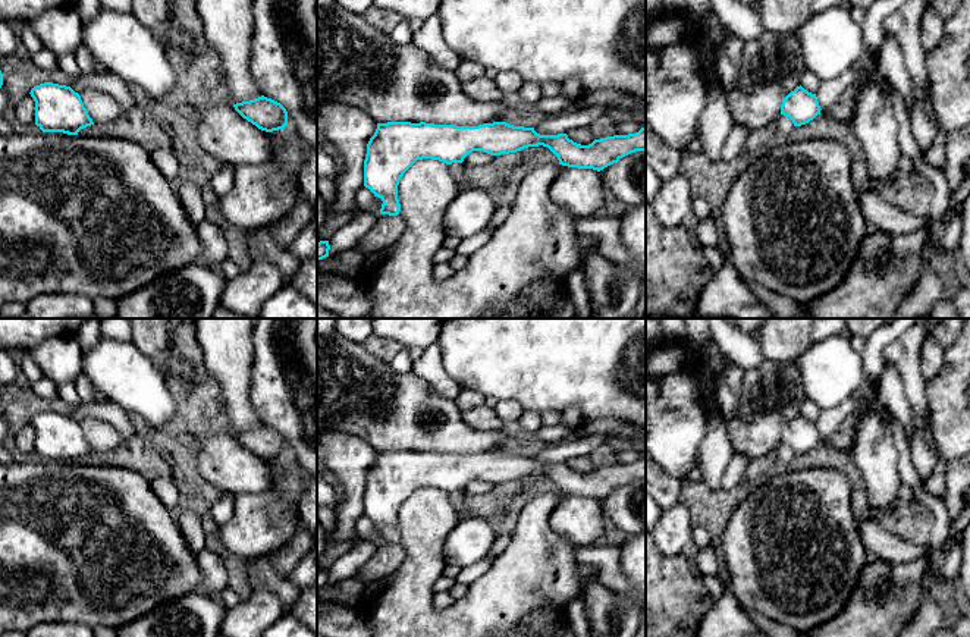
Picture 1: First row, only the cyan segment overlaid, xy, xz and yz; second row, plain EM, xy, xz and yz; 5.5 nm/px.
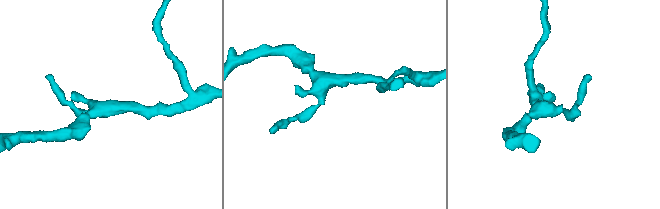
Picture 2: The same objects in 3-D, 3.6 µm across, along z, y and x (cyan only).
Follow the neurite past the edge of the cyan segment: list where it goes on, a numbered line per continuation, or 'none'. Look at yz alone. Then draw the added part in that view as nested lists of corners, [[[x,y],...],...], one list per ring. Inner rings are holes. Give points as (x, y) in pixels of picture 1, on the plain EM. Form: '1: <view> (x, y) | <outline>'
none

